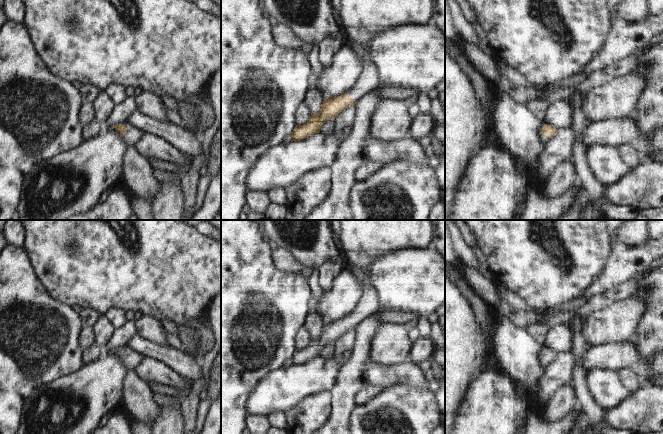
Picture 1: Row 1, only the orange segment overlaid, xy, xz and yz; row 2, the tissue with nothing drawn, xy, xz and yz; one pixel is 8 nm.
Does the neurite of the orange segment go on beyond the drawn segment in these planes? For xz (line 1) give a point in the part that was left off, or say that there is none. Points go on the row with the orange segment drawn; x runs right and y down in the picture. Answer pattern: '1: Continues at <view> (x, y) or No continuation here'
1: Continues at xz (362, 20).

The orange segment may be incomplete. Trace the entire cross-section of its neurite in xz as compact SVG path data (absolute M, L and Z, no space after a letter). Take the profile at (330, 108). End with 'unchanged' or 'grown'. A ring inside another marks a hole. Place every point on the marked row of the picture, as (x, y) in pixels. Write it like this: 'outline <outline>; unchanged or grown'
outline M340 0L338 16L340 18L341 28L346 32L352 41L359 41L365 47L366 53L363 57L362 73L348 93L338 97L324 99L320 111L312 114L308 122L302 126L295 127L292 130L292 141L301 141L310 135L320 132L322 125L332 119L346 107L355 106L355 104L367 93L376 89L379 84L379 77L373 62L369 59L369 48L367 44L379 33L391 27L401 25L426 25L426 22L432 18L433 0Z; grown

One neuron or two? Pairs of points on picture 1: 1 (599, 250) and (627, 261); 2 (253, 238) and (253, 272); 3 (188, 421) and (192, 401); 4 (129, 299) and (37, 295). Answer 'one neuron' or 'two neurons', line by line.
1: two neurons
2: one neuron
3: one neuron
4: two neurons

